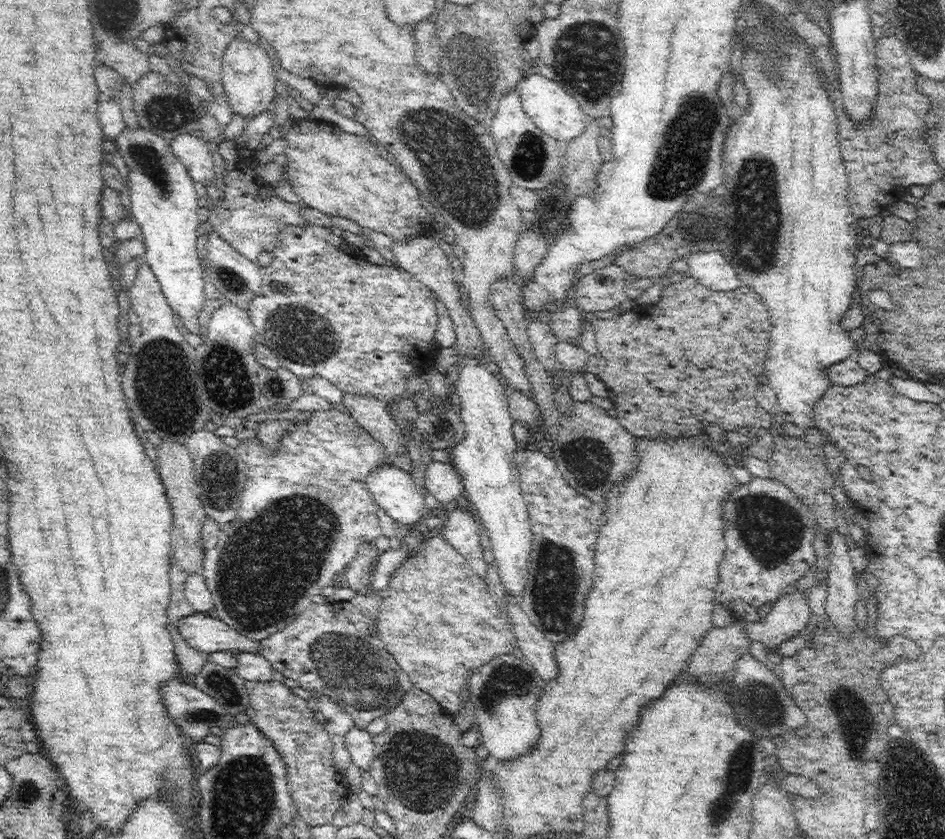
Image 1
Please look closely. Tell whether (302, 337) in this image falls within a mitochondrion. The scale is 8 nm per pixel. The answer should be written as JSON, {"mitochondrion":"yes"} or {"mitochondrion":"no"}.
{"mitochondrion":"yes"}

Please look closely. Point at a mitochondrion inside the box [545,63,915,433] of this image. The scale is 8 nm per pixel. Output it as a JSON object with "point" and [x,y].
{"point":[683,162]}

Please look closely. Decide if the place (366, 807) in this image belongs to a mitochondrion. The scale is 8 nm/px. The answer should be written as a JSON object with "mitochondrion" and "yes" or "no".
{"mitochondrion":"no"}

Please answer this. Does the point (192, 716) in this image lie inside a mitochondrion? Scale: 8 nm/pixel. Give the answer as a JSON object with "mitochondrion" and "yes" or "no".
{"mitochondrion":"yes"}

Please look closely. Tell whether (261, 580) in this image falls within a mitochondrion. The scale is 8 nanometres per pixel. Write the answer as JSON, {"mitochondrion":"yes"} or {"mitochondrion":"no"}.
{"mitochondrion":"yes"}

